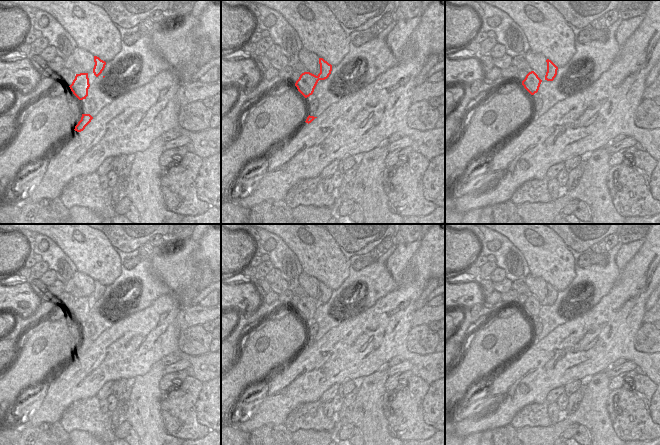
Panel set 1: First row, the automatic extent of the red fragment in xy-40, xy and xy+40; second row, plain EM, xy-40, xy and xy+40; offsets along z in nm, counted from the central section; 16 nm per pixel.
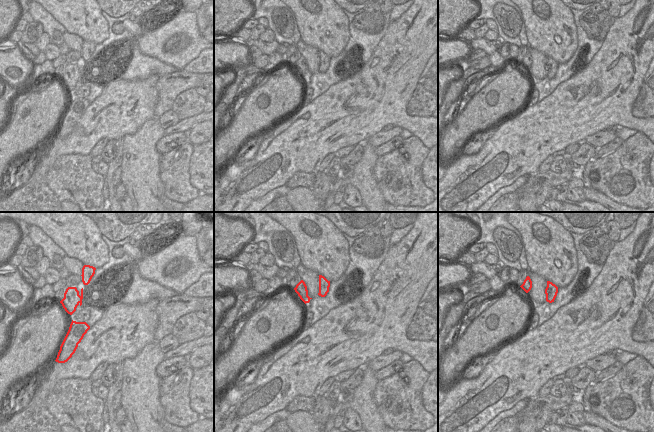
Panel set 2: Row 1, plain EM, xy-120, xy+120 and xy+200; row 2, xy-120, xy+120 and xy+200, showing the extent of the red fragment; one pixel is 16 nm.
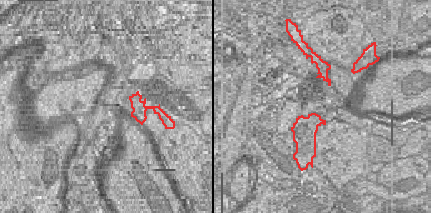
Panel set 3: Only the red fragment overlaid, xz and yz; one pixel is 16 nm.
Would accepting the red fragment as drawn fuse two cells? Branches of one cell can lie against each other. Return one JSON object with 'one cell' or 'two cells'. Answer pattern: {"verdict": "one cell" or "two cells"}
{"verdict": "two cells"}

